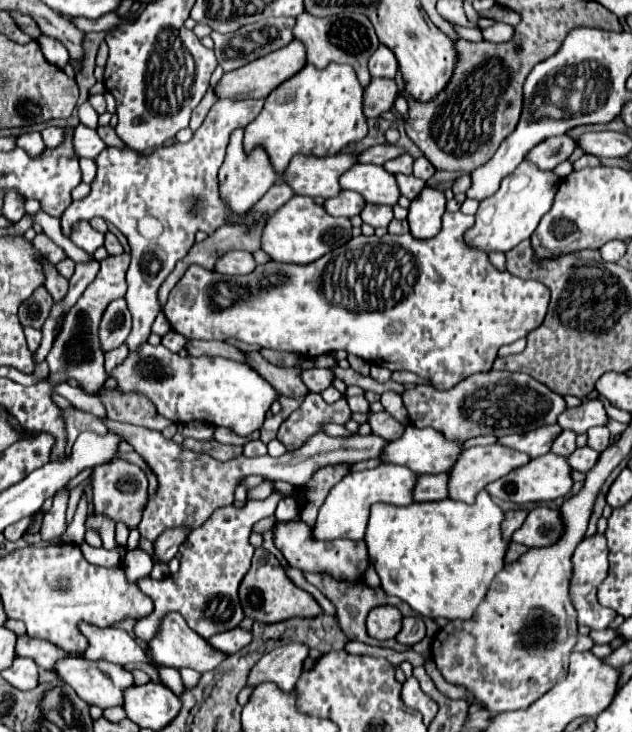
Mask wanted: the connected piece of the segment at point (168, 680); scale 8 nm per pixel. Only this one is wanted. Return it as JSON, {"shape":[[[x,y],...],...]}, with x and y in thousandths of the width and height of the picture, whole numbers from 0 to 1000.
{"shape":[[[229,887],[229,892],[233,892],[233,898],[236,898],[236,906],[239,906],[242,911],[248,911],[255,933],[261,933],[261,939],[267,939],[267,941],[271,941],[277,949],[290,947],[290,944],[293,944],[293,936],[290,936],[290,930],[286,930],[283,917],[280,917],[280,914],[271,914],[271,911],[255,911],[255,908],[245,908],[245,903],[239,900],[236,887]]]}

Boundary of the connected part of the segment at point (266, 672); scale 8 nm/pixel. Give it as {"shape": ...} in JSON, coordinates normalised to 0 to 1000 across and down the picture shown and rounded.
{"shape":[[[454,878],[438,884],[432,892],[413,898],[413,903],[397,914],[391,936],[410,936],[419,930],[432,930],[448,944],[467,941],[479,906],[489,898],[489,884],[483,878]]]}

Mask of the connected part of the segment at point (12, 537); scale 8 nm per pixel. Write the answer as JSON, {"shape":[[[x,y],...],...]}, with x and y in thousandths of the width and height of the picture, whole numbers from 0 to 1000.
{"shape":[[[36,706],[33,712],[27,712],[27,714],[14,717],[14,723],[8,723],[8,725],[5,725],[8,736],[14,736],[14,739],[27,739],[27,736],[33,736],[33,734],[36,734],[36,728],[40,728],[40,723],[46,720],[49,709],[52,709],[52,706]]]}

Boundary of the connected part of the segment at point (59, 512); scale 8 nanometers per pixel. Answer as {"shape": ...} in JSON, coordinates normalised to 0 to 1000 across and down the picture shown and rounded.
{"shape":[[[103,668],[90,671],[90,676],[84,679],[84,693],[78,695],[78,701],[71,704],[68,717],[65,717],[65,736],[71,742],[81,742],[84,736],[90,736],[103,728],[103,723],[106,723],[106,709],[103,709],[106,682],[109,682],[109,673]]]}

